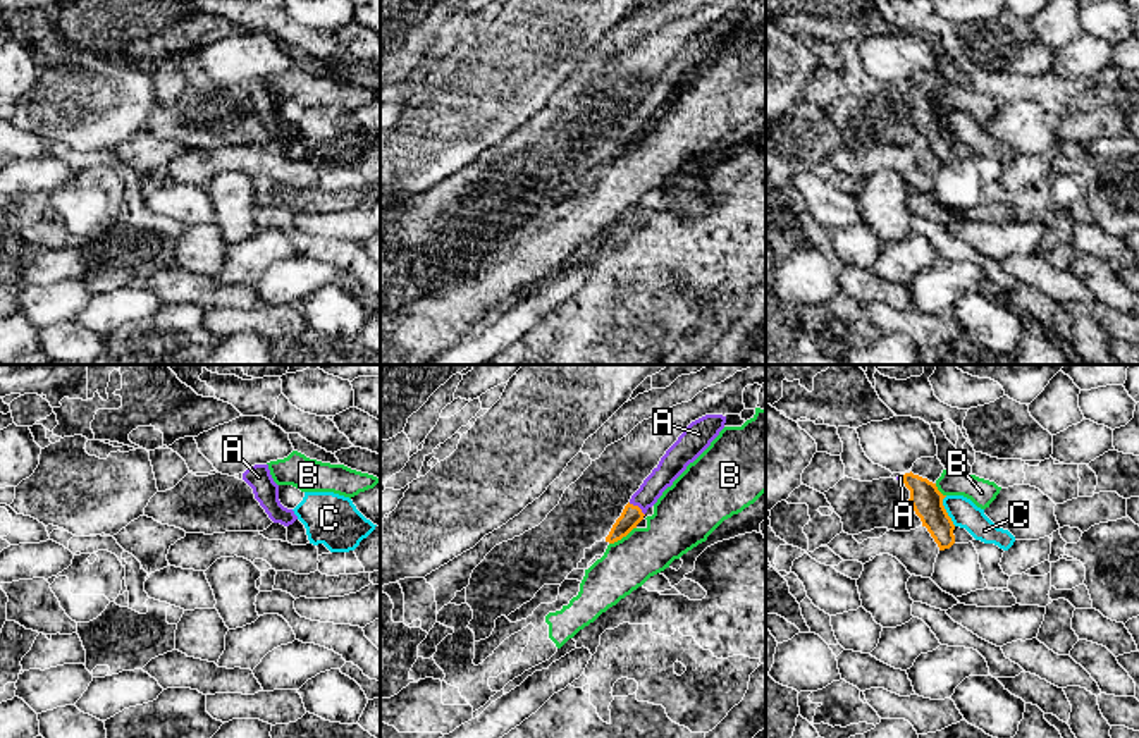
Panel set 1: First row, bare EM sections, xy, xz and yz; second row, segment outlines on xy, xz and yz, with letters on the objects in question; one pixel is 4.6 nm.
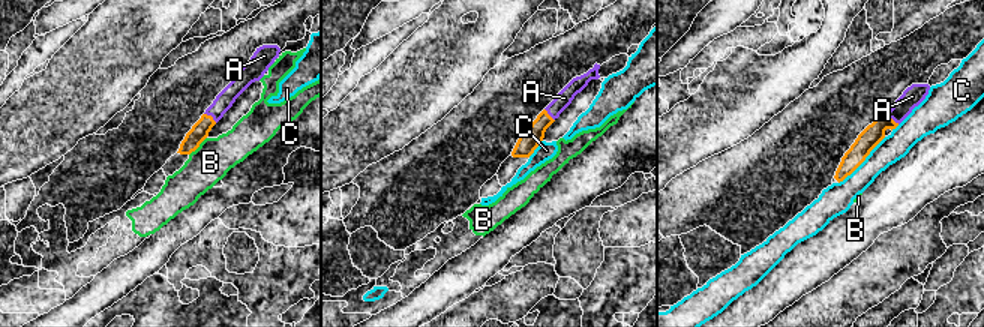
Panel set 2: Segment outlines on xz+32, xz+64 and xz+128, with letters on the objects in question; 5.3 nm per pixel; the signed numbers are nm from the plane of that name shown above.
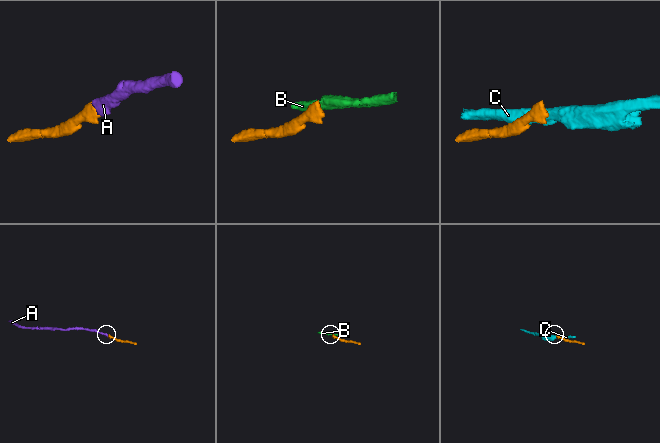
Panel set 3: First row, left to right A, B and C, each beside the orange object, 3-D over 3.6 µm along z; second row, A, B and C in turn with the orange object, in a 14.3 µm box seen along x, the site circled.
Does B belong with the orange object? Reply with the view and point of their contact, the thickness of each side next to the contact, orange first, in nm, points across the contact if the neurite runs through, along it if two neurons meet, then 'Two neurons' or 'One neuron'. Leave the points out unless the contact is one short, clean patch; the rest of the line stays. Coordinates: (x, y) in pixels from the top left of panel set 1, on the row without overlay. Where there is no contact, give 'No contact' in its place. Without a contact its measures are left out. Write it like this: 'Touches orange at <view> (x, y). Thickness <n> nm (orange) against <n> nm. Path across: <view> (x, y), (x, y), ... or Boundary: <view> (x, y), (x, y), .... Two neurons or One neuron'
Touches orange at xz (621, 152). Thickness 100 nm (orange) against 240 nm. Boundary: xz (635, 141), (609, 159). Two neurons

